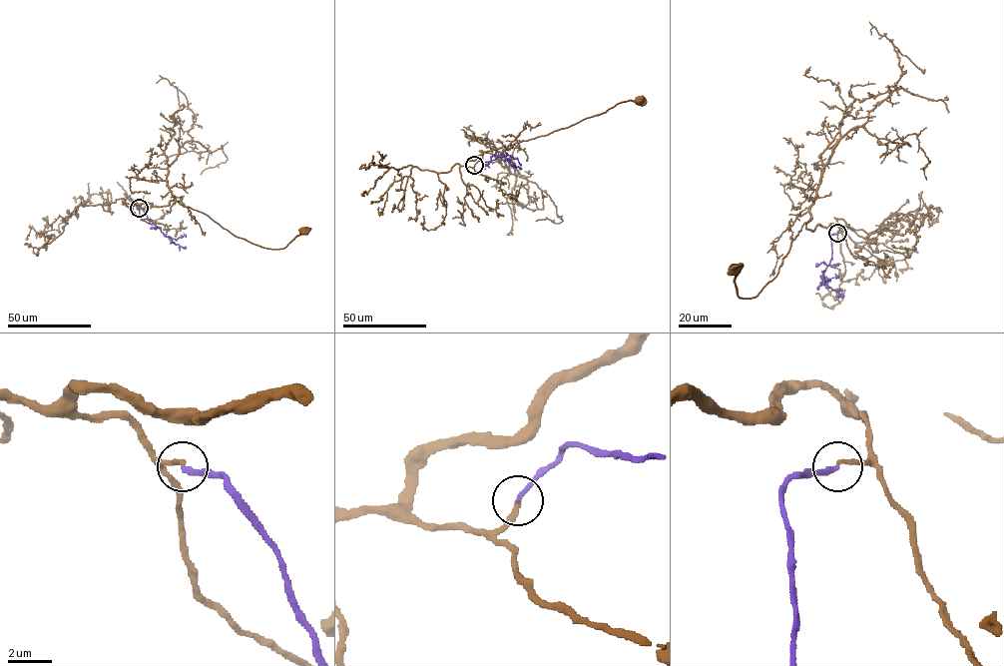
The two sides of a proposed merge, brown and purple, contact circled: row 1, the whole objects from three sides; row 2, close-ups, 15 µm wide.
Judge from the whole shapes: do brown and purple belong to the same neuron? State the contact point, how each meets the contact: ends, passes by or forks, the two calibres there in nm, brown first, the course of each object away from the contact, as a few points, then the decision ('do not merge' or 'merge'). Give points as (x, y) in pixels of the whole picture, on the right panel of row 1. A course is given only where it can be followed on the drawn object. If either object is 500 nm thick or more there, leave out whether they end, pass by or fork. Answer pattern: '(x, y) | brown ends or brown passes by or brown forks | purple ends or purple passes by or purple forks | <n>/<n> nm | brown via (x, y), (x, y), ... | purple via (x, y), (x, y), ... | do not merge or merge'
(837, 233) | brown ends | purple ends | 220/220 nm | brown via (836, 233), (840, 228), (832, 224), (808, 230), (809, 219), (774, 278), (754, 298), (739, 297), (732, 270) | purple via (836, 234), (830, 237), (832, 259), (822, 278), (843, 297) | merge

